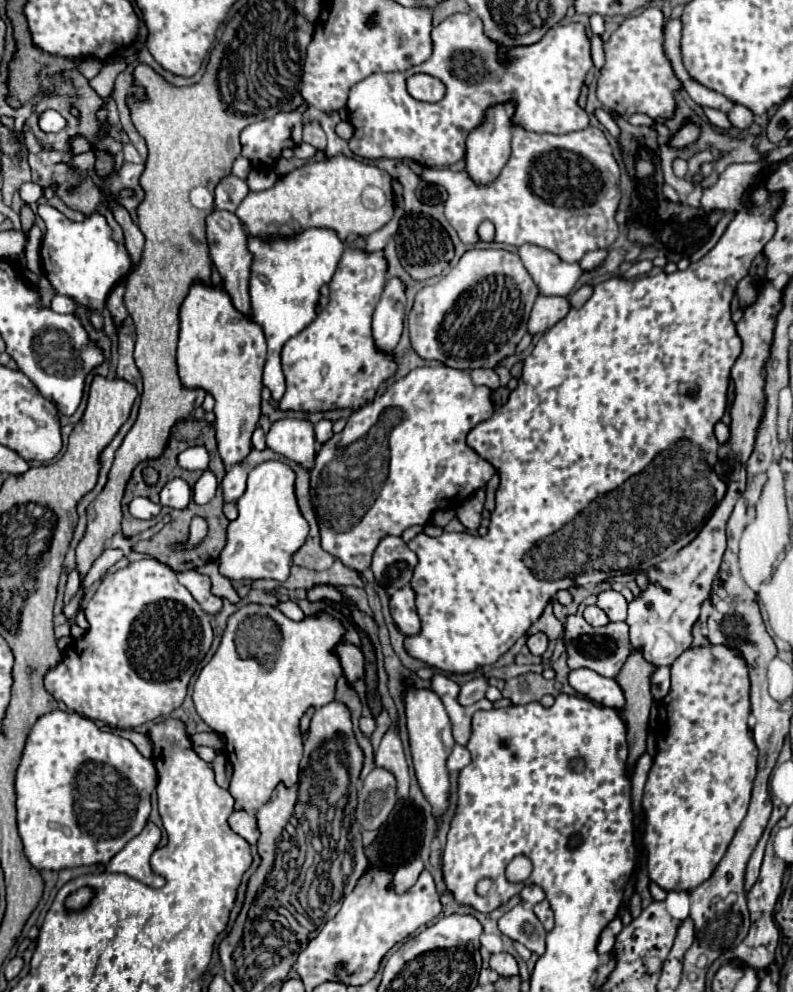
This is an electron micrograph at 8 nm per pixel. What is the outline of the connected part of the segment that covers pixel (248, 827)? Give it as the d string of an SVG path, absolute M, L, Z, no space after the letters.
M233 812L229 816L229 828L239 834L241 838L245 838L249 844L255 844L259 838L259 830L257 830L257 820L255 816L247 814L247 812Z

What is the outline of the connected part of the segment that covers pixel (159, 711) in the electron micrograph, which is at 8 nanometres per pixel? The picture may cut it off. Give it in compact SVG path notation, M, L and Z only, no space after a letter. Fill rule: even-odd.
M155 558L131 562L113 574L105 574L97 592L85 606L89 630L81 640L73 640L63 660L45 676L45 688L67 708L91 720L101 720L113 728L137 728L159 716L169 716L183 704L187 684L205 658L213 630L191 592L179 584L177 574Z

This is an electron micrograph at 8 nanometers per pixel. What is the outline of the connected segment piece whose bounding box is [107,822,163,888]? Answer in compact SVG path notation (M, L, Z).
M147 822L143 832L127 842L127 846L111 858L111 862L107 864L107 872L123 872L147 886L161 888L163 884L157 884L159 876L155 876L149 868L149 858L157 850L159 842L161 830L153 822Z

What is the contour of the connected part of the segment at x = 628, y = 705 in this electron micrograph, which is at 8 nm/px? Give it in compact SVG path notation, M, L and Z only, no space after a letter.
M633 650L633 654L627 658L623 670L615 678L625 692L625 710L621 712L621 718L627 724L627 742L629 742L629 774L635 764L635 760L645 752L645 740L647 740L647 724L649 724L649 712L653 706L651 696L651 676L657 670L657 666L649 666L645 662L641 650Z

